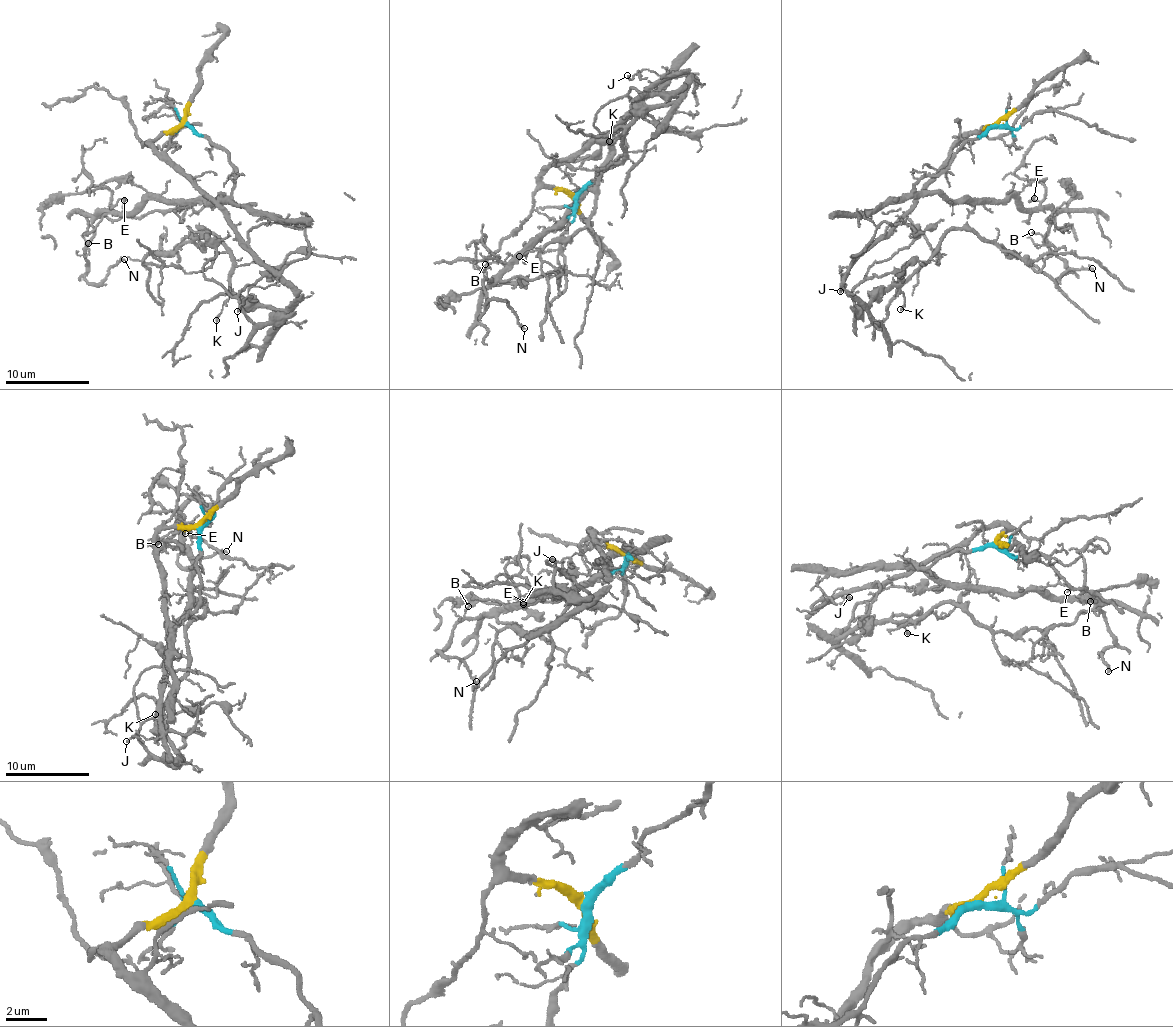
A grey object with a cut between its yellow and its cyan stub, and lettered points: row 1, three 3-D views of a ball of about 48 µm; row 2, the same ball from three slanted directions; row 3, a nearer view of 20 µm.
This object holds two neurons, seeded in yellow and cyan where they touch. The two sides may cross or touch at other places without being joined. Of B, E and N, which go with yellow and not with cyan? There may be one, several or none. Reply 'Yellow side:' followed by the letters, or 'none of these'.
Yellow side: none of these

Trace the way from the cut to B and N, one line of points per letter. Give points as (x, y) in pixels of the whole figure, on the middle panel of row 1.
B: (575, 198), (624, 152), (624, 129), (613, 136), (613, 155), (598, 180), (559, 221), (491, 281), (486, 264)
N: (575, 198), (624, 152), (624, 129), (613, 136), (598, 180), (484, 282), (485, 308), (508, 303), (524, 328)

